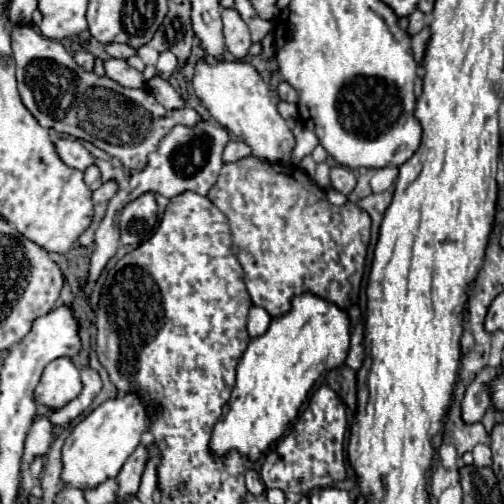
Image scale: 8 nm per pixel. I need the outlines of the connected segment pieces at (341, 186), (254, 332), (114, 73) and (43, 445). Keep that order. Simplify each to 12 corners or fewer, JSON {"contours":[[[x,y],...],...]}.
{"contours":[[[346,166],[330,170],[332,188],[348,194],[356,186],[356,176]],[[260,306],[248,312],[248,334],[262,336],[270,324],[270,314]],[[108,58],[104,70],[110,80],[126,88],[142,88],[142,74],[126,60]],[[48,414],[38,418],[26,438],[24,462],[44,456],[52,444]]]}

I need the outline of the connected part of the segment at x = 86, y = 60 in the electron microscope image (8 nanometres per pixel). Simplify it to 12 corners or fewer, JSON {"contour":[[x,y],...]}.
{"contour":[[88,50],[74,54],[74,60],[86,72],[94,70],[94,56]]}

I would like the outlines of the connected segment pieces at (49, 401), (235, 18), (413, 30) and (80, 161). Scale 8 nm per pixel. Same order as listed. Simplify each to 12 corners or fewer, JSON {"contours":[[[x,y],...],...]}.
{"contours":[[[70,358],[44,368],[36,402],[50,410],[82,392],[80,370]],[[222,8],[224,42],[236,60],[252,44],[236,8]],[[420,10],[410,14],[408,34],[418,34],[428,24],[426,14]],[[78,140],[56,142],[62,162],[76,170],[94,164],[94,156]]]}

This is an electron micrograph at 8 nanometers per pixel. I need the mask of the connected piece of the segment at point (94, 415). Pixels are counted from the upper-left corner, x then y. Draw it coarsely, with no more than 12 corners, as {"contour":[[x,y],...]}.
{"contour":[[138,394],[100,404],[62,446],[62,482],[116,478],[150,418]]}

